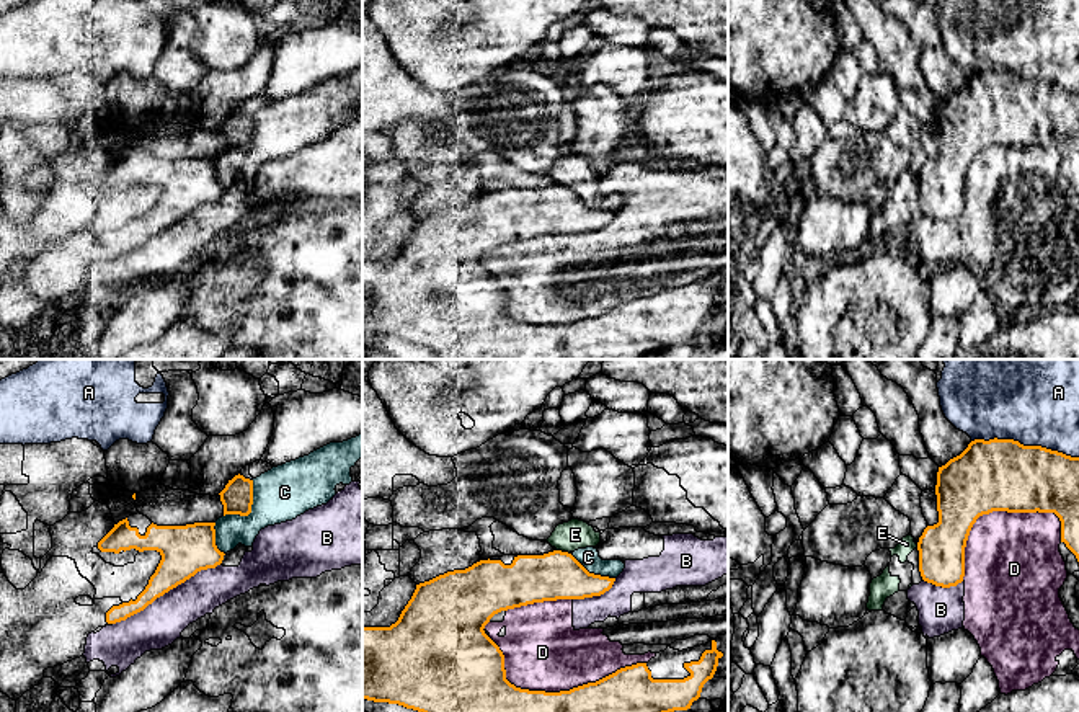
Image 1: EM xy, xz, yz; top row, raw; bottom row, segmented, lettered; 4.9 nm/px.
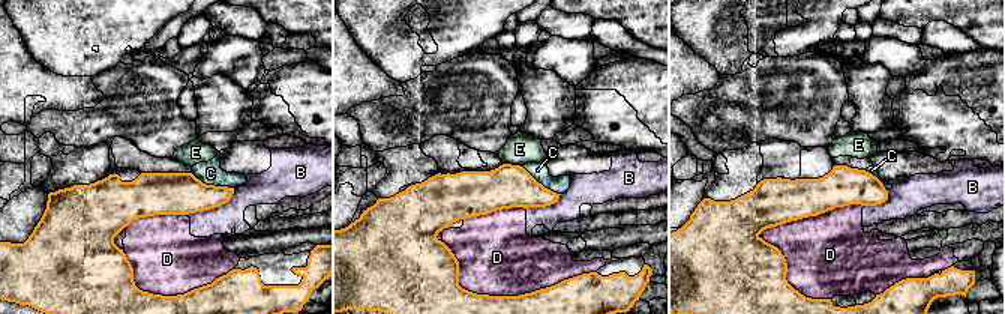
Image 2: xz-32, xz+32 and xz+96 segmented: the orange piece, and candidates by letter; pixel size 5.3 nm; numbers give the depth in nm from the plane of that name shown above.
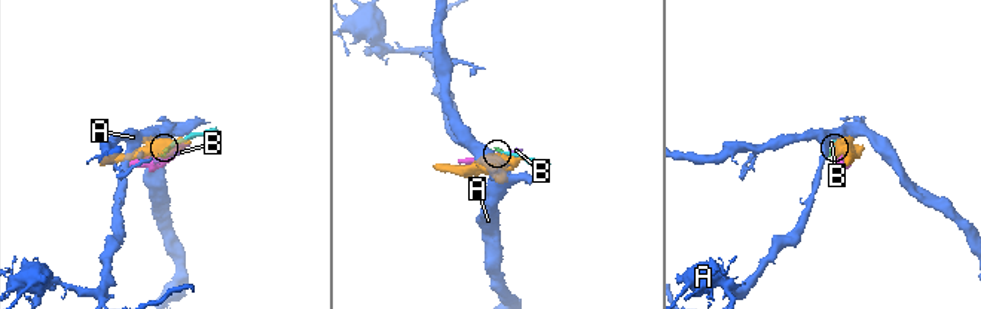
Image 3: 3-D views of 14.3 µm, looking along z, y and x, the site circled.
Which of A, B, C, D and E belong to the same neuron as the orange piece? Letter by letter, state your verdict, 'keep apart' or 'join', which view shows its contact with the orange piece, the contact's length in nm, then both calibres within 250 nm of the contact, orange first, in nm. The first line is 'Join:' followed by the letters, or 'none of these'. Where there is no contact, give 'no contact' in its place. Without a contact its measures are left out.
Join: none of these
A: keep apart; meets orange in yz; contact 550 nm long; 360 nm thick on the orange side, 400 nm on the other
B: keep apart; meets orange in xy; contact 600 nm long; 240 nm thick on the orange side, 220 nm on the other
C: keep apart; meets orange in xy; contact 240 nm long; 160 nm thick on the orange side, 260 nm on the other
D: keep apart; meets orange in xz; contact 800 nm long; 400 nm thick on the orange side, 380 nm on the other
E: keep apart; meets orange in xz; contact 70 nm long; 240 nm thick on the orange side, 150 nm on the other

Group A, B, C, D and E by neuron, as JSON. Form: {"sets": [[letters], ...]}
{"sets": [["A"], ["B", "D"], ["C", "E"]]}

